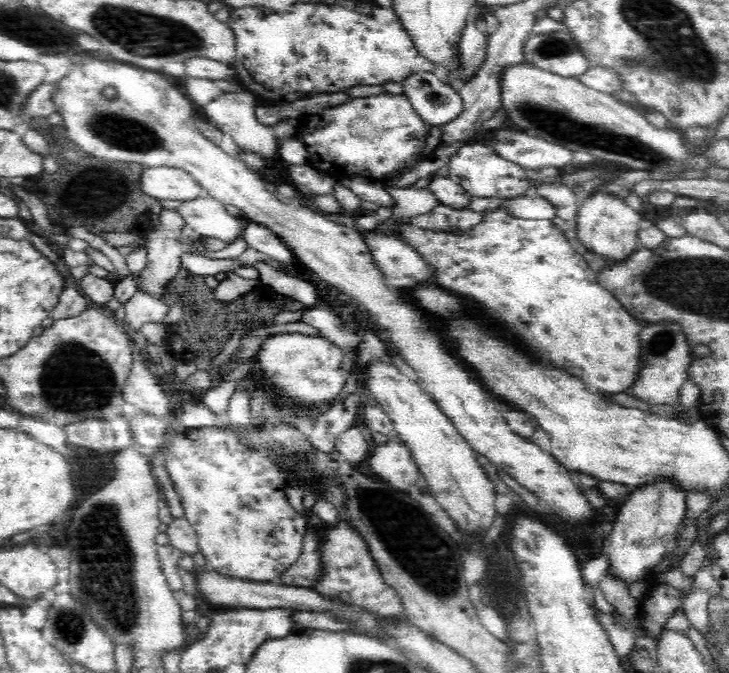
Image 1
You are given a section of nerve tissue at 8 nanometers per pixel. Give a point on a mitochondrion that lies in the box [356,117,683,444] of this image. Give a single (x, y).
(661, 342)

